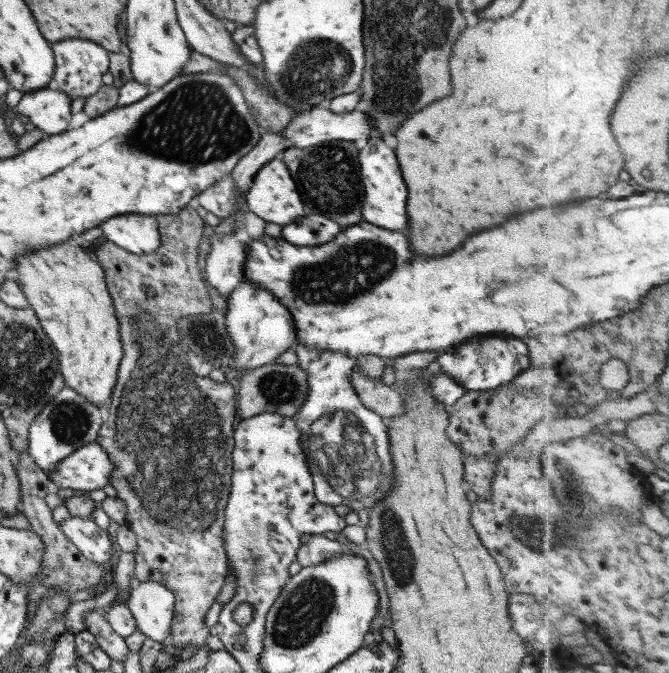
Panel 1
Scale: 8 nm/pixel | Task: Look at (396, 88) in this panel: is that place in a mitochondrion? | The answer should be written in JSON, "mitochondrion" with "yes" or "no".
{"mitochondrion":"yes"}

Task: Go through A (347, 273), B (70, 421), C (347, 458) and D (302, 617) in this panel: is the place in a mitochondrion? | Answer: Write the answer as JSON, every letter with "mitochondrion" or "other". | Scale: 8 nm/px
{"A":"mitochondrion","B":"mitochondrion","C":"mitochondrion","D":"mitochondrion"}

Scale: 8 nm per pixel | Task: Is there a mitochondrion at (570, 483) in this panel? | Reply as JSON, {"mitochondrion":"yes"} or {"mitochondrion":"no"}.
{"mitochondrion":"yes"}

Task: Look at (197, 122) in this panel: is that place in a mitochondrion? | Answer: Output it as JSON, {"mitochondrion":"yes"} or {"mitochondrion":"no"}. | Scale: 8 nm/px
{"mitochondrion":"yes"}

